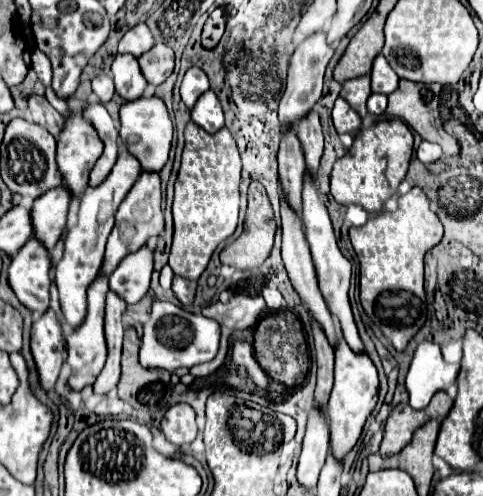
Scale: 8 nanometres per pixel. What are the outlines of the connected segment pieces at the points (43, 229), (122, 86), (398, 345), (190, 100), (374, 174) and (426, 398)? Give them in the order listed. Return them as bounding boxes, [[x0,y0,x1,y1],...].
[[30,187,70,251],[112,55,148,101],[350,187,442,351],[180,67,208,109],[330,119,412,213],[406,341,460,409]]

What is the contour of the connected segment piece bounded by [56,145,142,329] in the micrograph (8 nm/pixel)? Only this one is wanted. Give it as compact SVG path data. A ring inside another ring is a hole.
M120 145L118 161L114 165L114 169L110 171L110 175L100 185L88 187L88 191L80 199L78 221L68 231L64 257L56 267L56 287L58 287L58 293L60 293L62 313L64 313L68 325L72 329L78 327L84 321L84 315L86 315L86 291L88 291L92 279L96 279L96 275L98 275L98 271L102 267L104 245L106 245L106 239L108 239L108 235L110 235L110 231L114 227L114 215L116 215L120 203L126 199L132 185L136 183L136 179L140 177L140 171L142 171L140 163L128 151L124 151L124 147Z

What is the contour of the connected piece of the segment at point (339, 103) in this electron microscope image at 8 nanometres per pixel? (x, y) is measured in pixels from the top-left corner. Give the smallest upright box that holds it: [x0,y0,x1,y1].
[332,97,362,133]

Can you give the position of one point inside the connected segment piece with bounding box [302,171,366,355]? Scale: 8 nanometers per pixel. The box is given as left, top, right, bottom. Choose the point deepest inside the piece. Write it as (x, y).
(332, 269)

